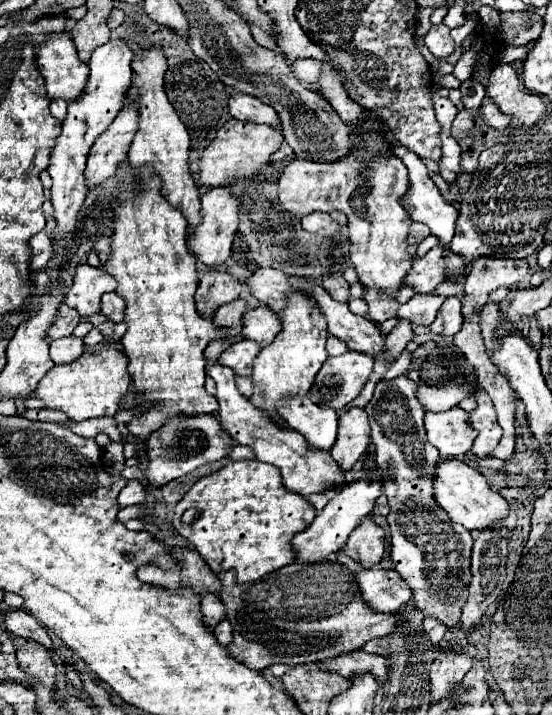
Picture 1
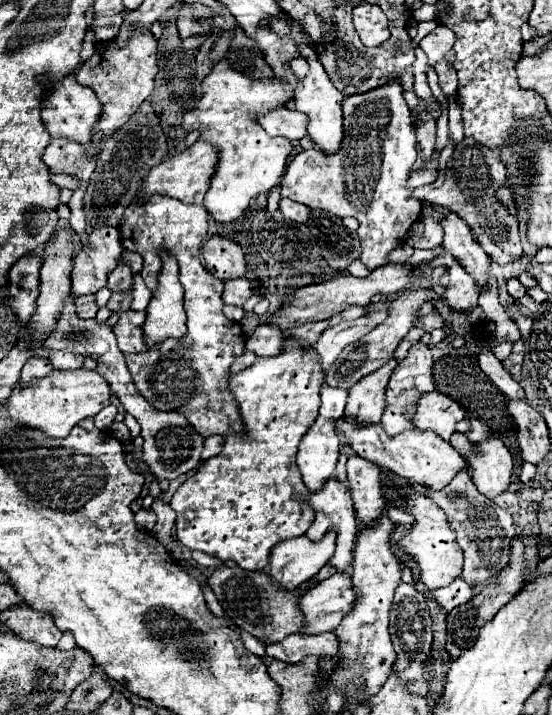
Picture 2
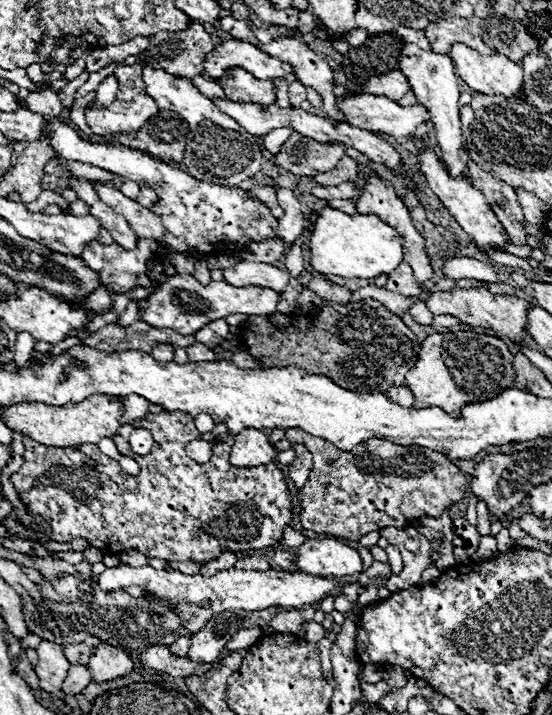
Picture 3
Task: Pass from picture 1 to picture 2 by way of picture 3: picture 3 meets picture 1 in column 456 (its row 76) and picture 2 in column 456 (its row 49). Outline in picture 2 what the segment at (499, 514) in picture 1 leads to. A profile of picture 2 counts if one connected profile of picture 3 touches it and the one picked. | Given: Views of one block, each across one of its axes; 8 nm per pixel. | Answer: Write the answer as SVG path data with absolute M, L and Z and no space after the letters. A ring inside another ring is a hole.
M344 416L336 420L336 430L342 434L346 444L350 444L350 448L358 456L402 478L414 480L416 484L424 484L430 488L444 488L456 476L458 470L466 468L466 460L450 446L450 442L442 440L440 436L436 436L436 432L430 432L430 430L412 428L412 430L400 432L398 436L386 436L386 430L382 428L382 424L358 424L354 420L346 420Z

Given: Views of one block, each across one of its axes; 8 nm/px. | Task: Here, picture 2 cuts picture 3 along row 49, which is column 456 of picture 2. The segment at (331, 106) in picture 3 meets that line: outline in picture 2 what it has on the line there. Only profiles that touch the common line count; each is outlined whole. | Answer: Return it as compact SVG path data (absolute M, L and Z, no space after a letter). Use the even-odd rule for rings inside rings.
M454 262L450 266L450 284L440 298L454 310L468 310L470 322L478 324L484 318L484 312L478 306L478 294L478 288L474 288L474 276L464 272L464 268Z

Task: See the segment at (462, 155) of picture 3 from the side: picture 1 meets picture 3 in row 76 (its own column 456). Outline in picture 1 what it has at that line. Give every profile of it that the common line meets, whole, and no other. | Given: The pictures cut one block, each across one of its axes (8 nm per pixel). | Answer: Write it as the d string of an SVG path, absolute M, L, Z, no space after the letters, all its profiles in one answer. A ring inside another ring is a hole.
M452 408L446 412L428 412L424 416L428 442L440 452L440 456L462 456L472 448L476 430L470 424L468 412Z

